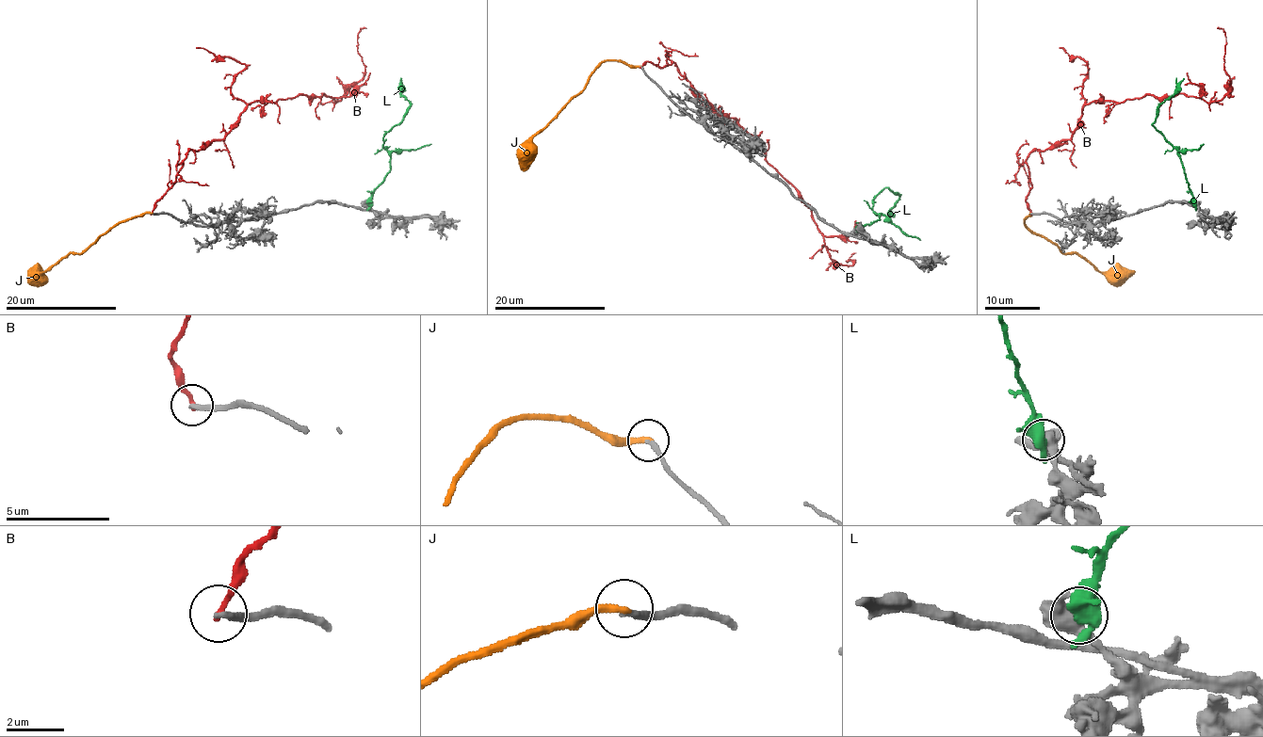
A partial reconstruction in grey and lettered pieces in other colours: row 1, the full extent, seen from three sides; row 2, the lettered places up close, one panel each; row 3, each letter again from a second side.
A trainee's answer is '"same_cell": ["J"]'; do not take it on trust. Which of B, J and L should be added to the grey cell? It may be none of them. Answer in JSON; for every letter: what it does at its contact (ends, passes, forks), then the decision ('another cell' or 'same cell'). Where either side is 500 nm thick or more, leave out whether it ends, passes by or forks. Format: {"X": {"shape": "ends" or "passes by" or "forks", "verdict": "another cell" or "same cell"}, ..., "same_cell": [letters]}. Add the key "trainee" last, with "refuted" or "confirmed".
{"B": {"shape": "ends", "verdict": "another cell"}, "J": {"shape": "ends", "verdict": "same cell"}, "L": {"shape": "forks", "verdict": "another cell"}, "same_cell": ["J"], "trainee": "confirmed"}

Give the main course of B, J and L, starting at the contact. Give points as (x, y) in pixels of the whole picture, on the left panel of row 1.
B: (151, 214), (186, 155), (221, 140), (248, 104), (324, 93), (339, 102), (363, 78), (357, 35), (366, 28)
J: (151, 212), (115, 224), (80, 253), (62, 256), (44, 271), (32, 270)
L: (367, 203), (367, 199), (390, 169), (383, 136), (399, 122), (410, 105), (401, 93), (401, 78)

